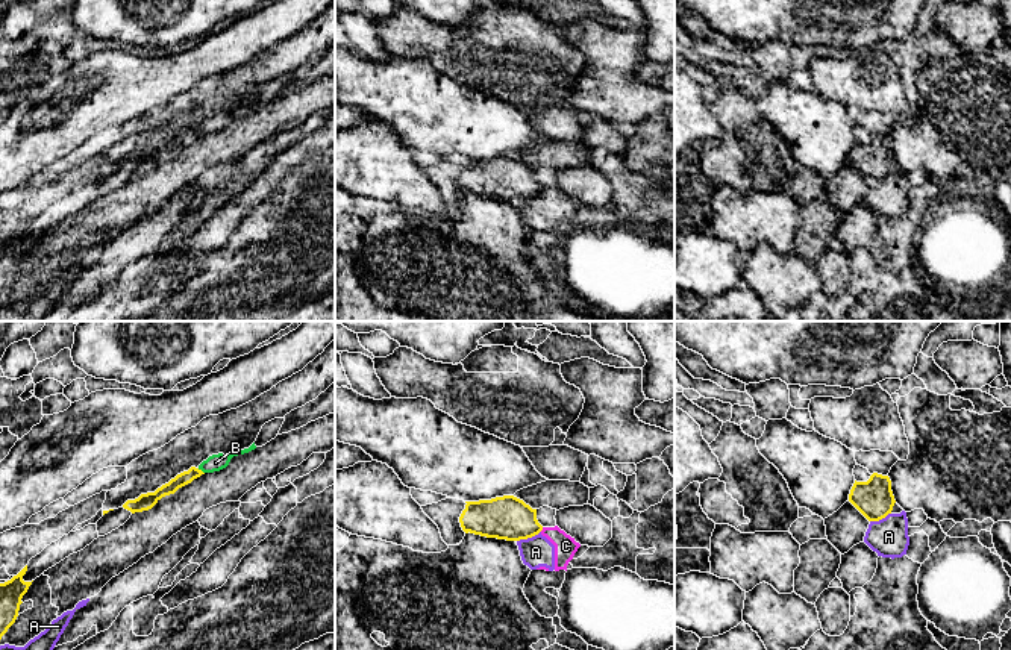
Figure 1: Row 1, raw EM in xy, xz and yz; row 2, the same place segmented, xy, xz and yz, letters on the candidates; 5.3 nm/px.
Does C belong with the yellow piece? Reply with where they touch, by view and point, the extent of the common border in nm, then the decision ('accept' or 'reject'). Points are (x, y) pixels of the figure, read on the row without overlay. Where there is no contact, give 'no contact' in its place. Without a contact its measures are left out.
meets yellow in xz at (541, 190); contact 30 nm long; reject

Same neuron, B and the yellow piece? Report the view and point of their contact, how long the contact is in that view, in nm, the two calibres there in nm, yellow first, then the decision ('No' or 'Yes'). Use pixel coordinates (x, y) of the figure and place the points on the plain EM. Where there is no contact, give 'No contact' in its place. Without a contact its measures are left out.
Touches yellow at xy (200, 131). Shared border 50 nm. Thickness 70 nm (yellow) against 90 nm. Yes

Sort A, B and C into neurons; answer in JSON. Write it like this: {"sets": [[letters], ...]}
{"sets": [["A", "C"], ["B"]]}

